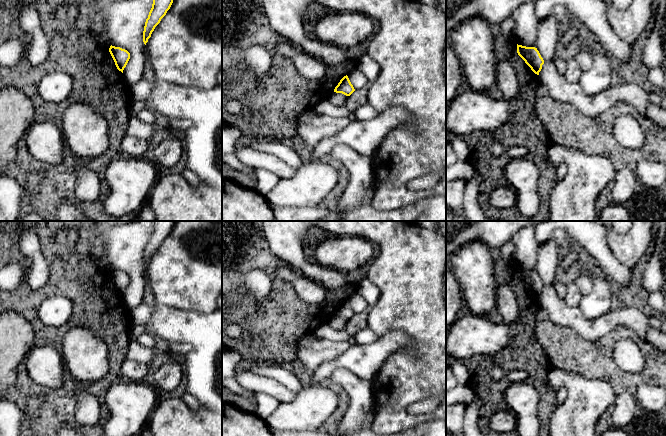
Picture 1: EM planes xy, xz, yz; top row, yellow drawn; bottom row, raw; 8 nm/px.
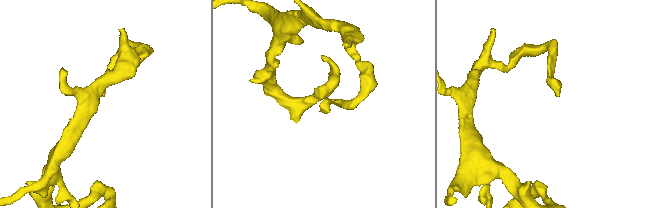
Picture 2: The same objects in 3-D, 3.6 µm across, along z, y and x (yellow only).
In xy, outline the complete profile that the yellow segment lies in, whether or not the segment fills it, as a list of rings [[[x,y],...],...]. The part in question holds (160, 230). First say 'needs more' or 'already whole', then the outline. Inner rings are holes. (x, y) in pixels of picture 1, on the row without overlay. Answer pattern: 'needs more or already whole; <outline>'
already whole; [[[153,221],[152,232],[149,236],[148,242],[146,243],[143,255],[143,266],[145,269],[151,261],[155,251],[160,247],[161,243],[170,233],[173,227],[173,222],[174,221]]]

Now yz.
already whole; [[[517,268],[517,277],[525,285],[525,287],[531,292],[531,294],[539,299],[542,293],[544,284],[541,281],[539,275],[535,271],[526,271]]]

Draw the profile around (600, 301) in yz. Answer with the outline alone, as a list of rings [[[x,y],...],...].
[[[589,275],[593,280],[592,291],[583,296],[579,307],[583,316],[594,320],[614,308],[614,298],[610,288],[610,281],[604,276]]]

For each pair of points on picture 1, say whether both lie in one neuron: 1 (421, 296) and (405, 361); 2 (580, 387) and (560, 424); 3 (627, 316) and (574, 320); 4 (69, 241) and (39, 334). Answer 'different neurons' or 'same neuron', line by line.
1: same neuron
2: same neuron
3: same neuron
4: same neuron

